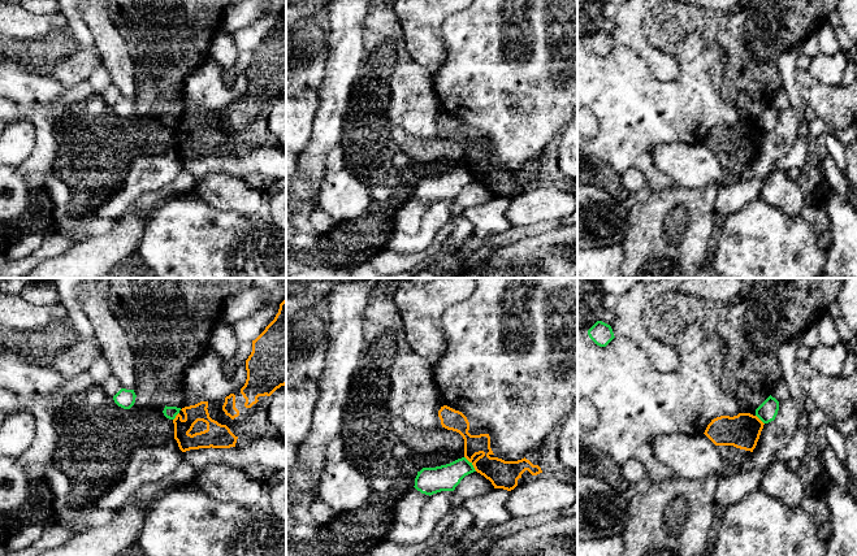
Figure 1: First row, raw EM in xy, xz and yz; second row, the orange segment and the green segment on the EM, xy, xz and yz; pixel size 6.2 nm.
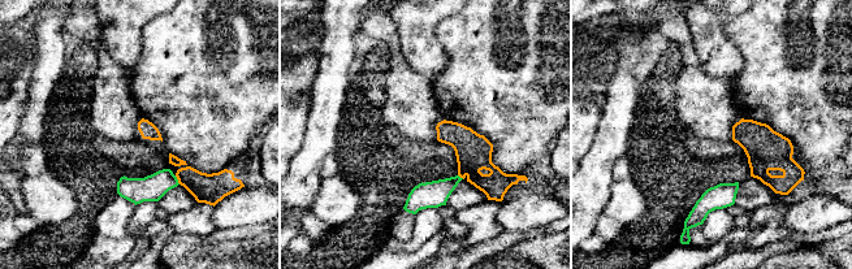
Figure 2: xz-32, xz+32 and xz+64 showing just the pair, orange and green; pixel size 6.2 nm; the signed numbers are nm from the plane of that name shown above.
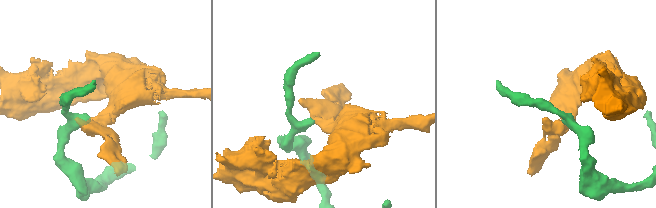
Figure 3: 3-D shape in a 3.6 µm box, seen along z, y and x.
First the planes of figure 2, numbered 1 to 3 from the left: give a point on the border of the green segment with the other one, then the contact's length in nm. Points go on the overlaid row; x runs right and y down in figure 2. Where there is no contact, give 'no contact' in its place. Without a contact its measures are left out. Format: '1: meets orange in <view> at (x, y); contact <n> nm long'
1: meets orange in xz-32 at (177, 178); contact 70 nm long
2: meets orange in xz+32 at (461, 177); contact 50 nm long
3: no contact

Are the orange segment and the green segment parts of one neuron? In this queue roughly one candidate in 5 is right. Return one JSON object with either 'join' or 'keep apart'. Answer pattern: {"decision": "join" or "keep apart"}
{"decision": "keep apart"}

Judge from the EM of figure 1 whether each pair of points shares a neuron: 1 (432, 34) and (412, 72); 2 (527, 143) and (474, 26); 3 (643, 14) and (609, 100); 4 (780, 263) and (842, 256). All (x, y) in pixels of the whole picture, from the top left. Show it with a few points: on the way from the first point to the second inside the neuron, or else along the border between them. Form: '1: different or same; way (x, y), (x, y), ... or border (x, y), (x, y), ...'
1: different; border (411, 57), (432, 72)
2: same; way (522, 114), (515, 77), (500, 61), (500, 55)
3: different; border (615, 46), (631, 48), (650, 70)
4: different; border (826, 252), (823, 264)

